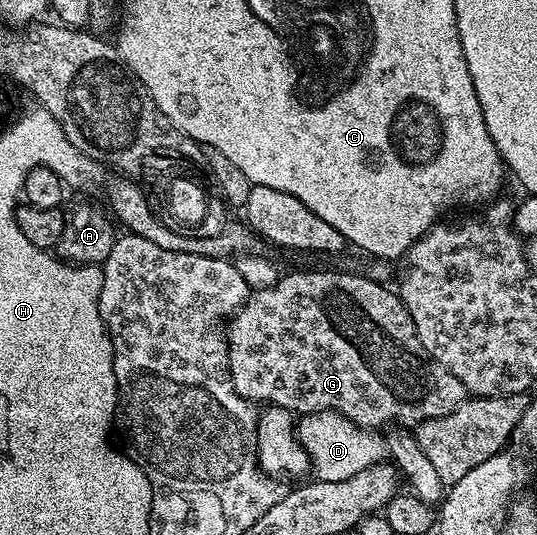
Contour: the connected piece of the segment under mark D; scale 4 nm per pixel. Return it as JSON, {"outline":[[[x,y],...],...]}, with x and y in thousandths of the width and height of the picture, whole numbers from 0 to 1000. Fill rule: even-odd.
{"outline":[[[624,766],[564,776],[553,787],[549,811],[575,849],[583,892],[596,899],[652,897],[691,871],[706,869],[726,849],[709,809],[667,796]]]}

